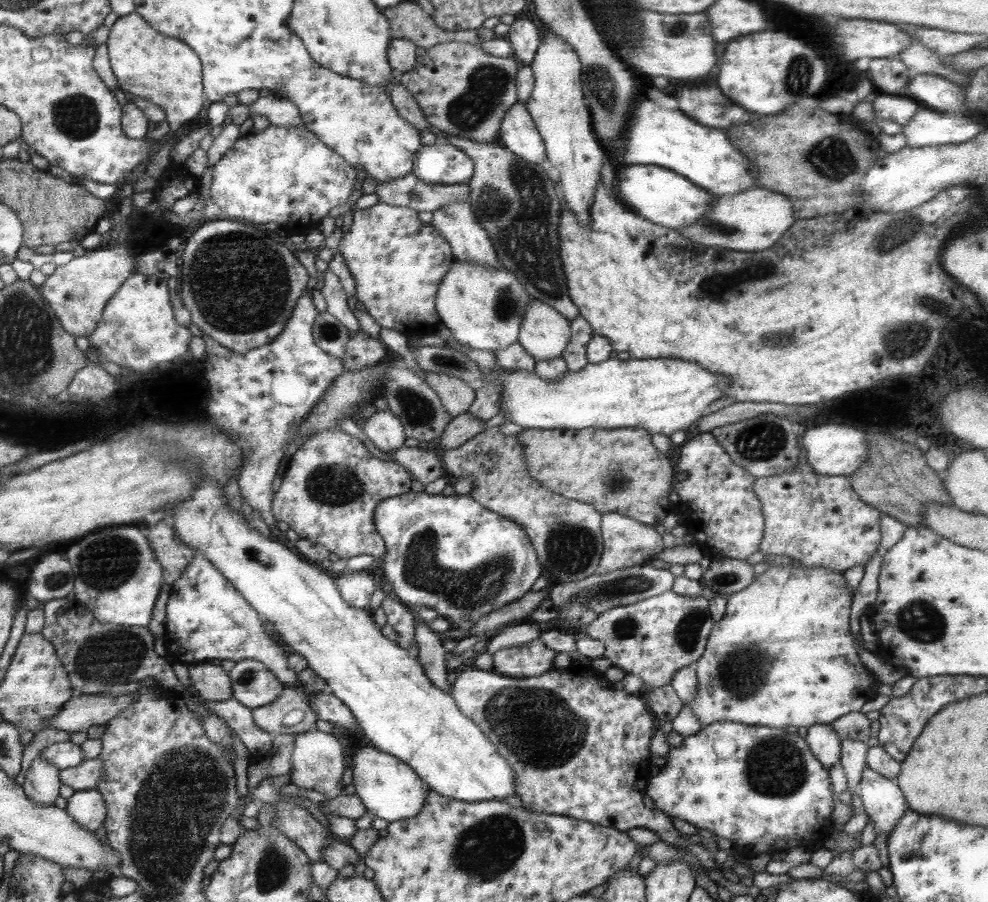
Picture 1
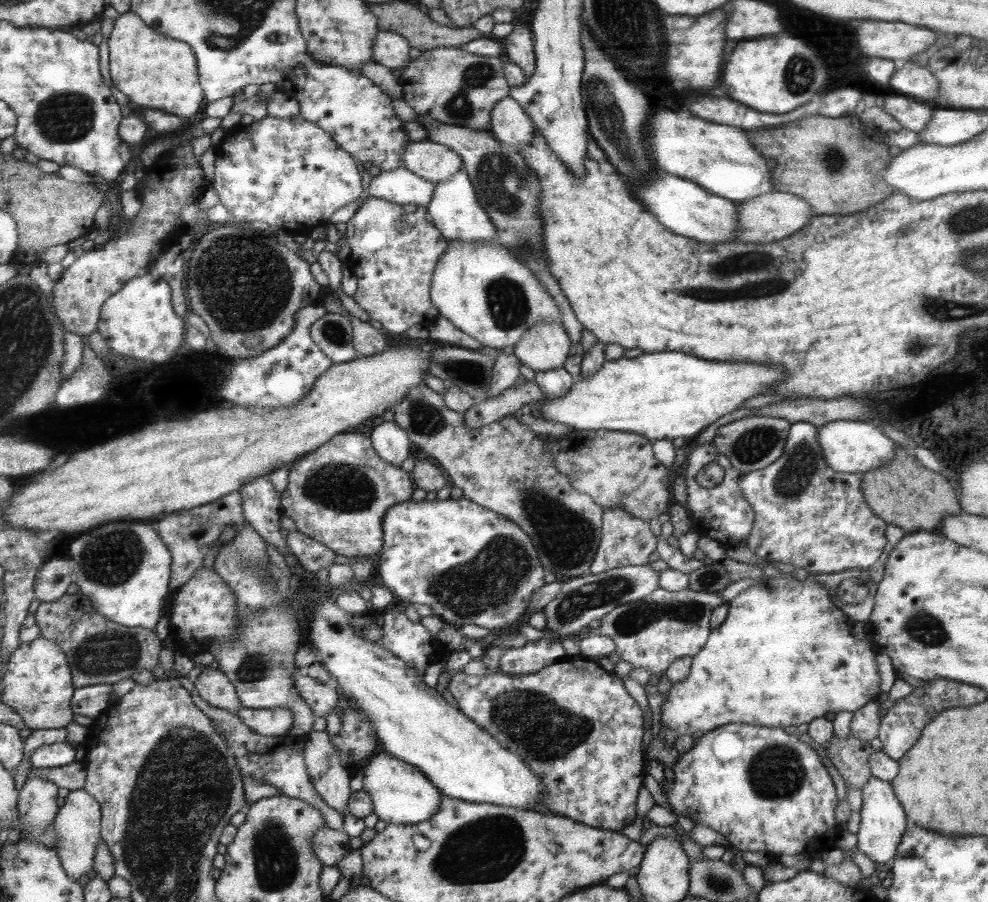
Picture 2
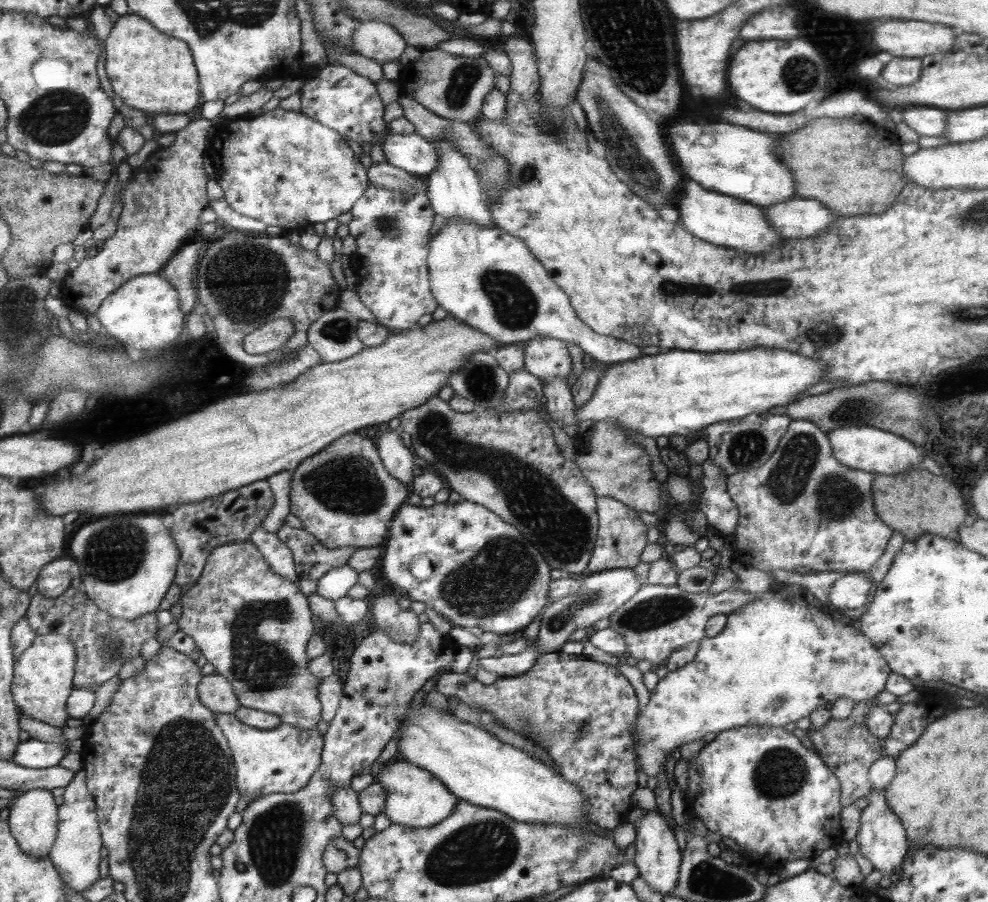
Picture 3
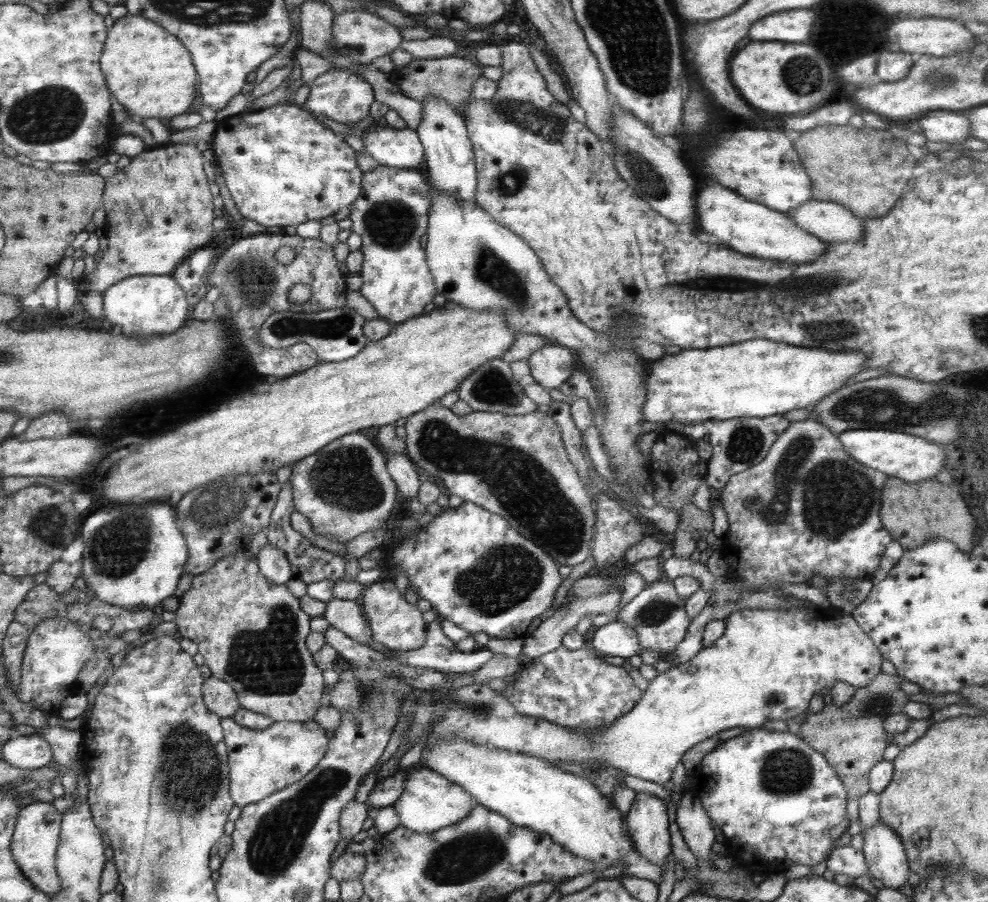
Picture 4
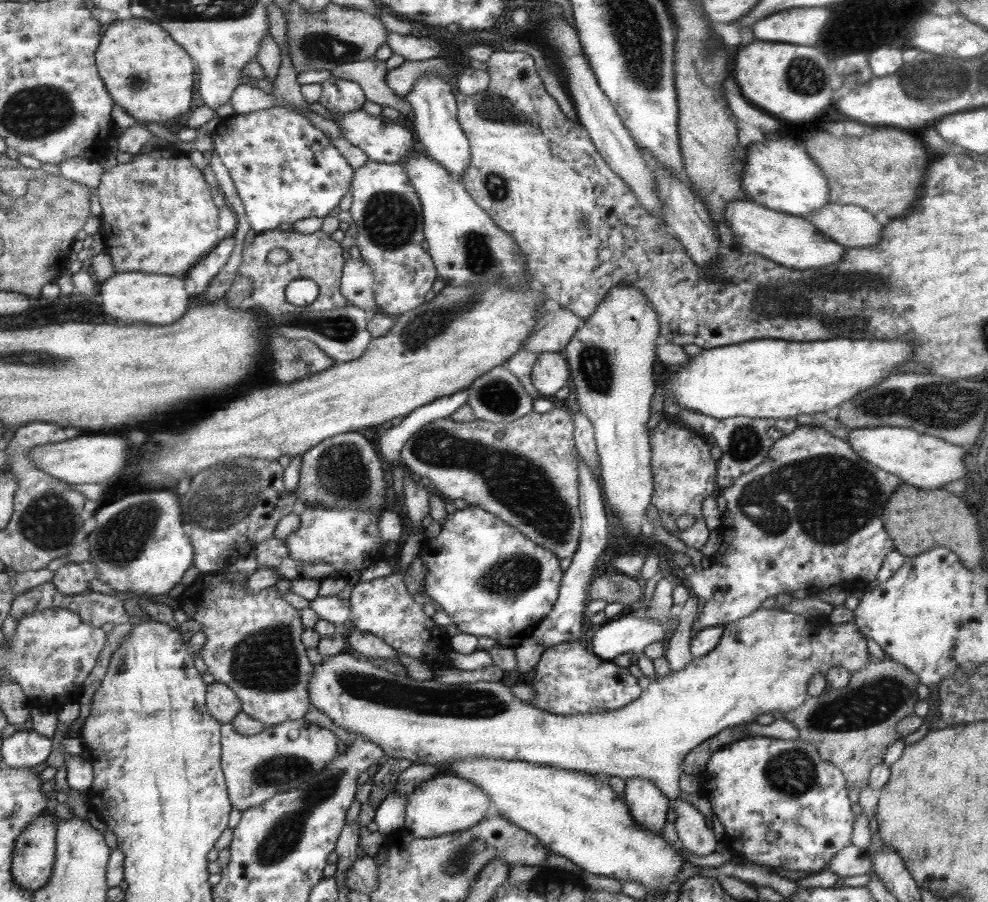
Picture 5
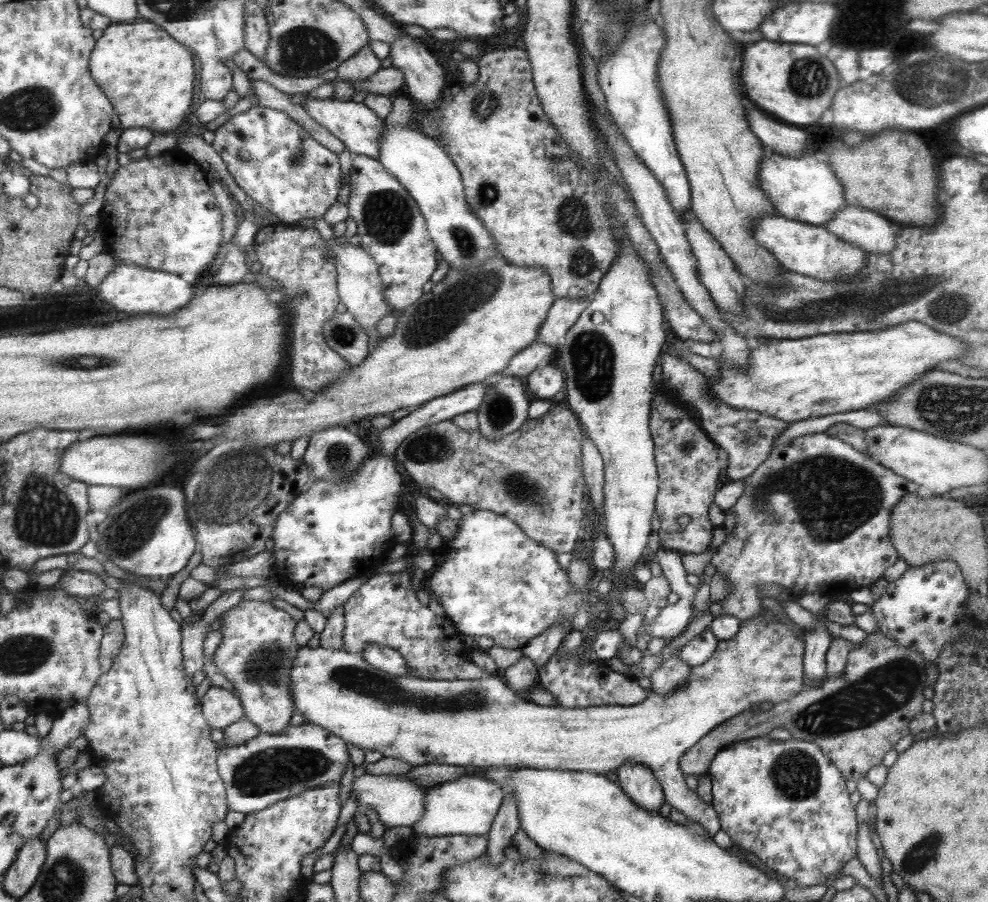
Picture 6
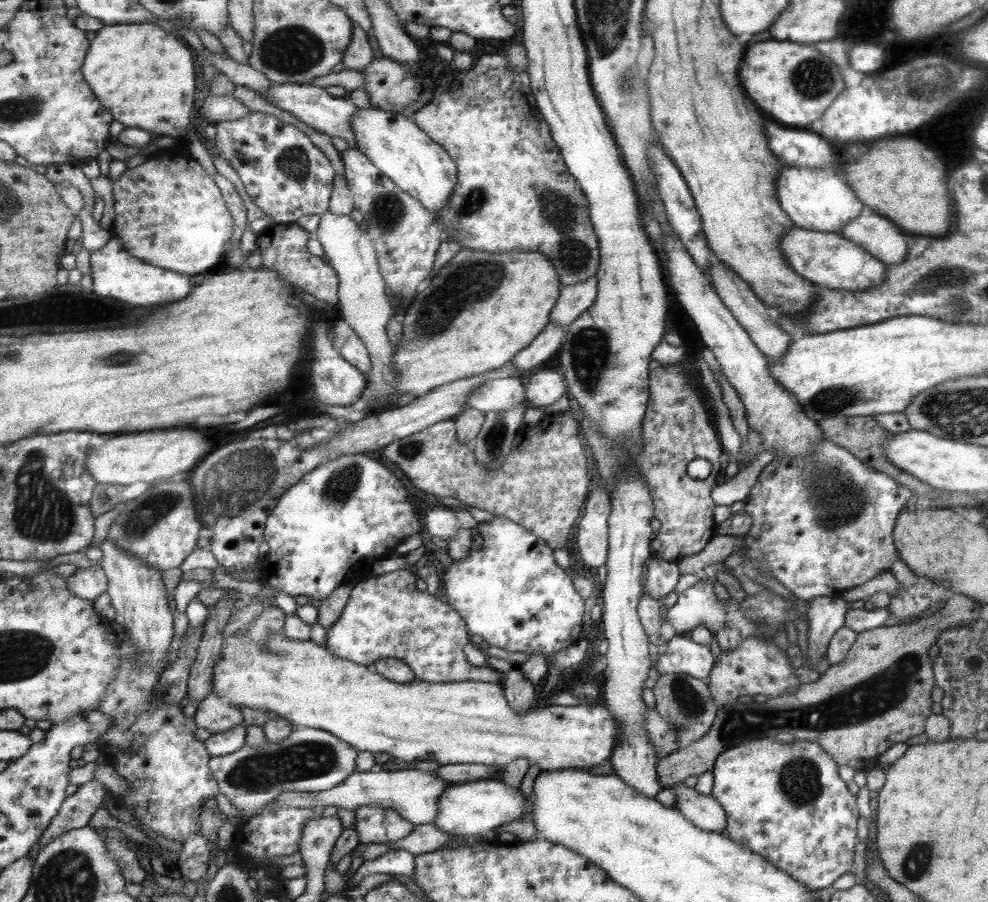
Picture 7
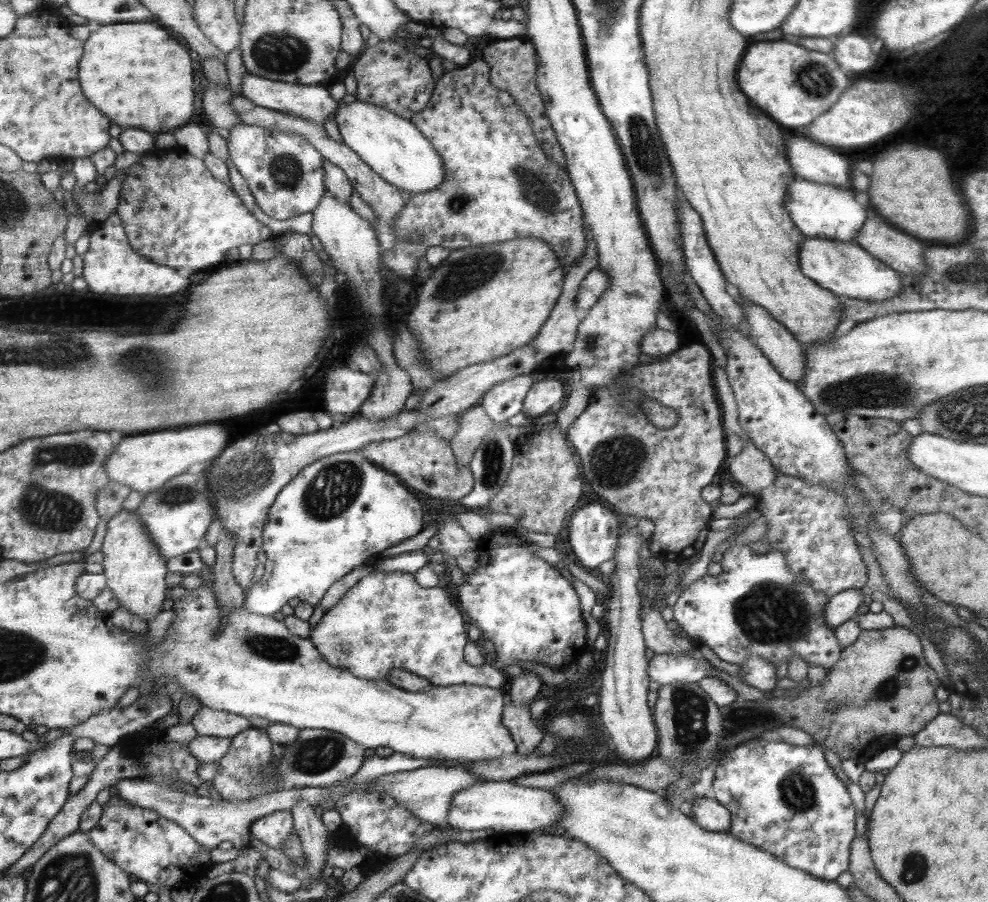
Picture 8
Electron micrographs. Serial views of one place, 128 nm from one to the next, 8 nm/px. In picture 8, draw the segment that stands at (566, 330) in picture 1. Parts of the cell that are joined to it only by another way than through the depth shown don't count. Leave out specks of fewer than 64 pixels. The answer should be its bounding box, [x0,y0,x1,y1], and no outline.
[522,376,566,418]

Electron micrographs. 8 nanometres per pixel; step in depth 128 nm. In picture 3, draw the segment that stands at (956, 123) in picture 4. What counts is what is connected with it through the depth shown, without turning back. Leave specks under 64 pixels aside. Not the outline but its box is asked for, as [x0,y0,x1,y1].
[900,106,947,136]

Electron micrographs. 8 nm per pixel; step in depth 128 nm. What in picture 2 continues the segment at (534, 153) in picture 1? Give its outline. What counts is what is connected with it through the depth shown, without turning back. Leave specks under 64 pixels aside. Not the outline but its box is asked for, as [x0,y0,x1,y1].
[489,96,533,152]

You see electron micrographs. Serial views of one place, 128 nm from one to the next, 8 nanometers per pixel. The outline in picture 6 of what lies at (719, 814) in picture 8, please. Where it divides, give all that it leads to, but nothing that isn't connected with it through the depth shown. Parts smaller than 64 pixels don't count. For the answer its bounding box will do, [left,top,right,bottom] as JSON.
[291,615,807,837]

